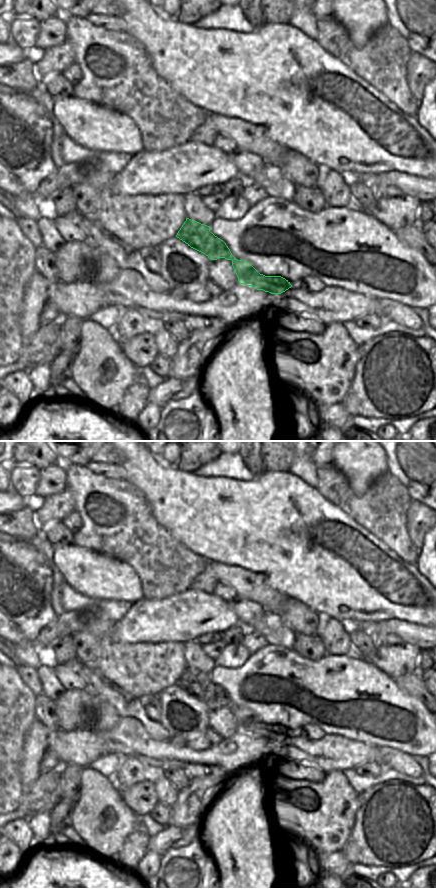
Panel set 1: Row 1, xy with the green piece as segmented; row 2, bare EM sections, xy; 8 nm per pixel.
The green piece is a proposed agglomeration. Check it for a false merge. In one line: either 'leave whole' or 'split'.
split

